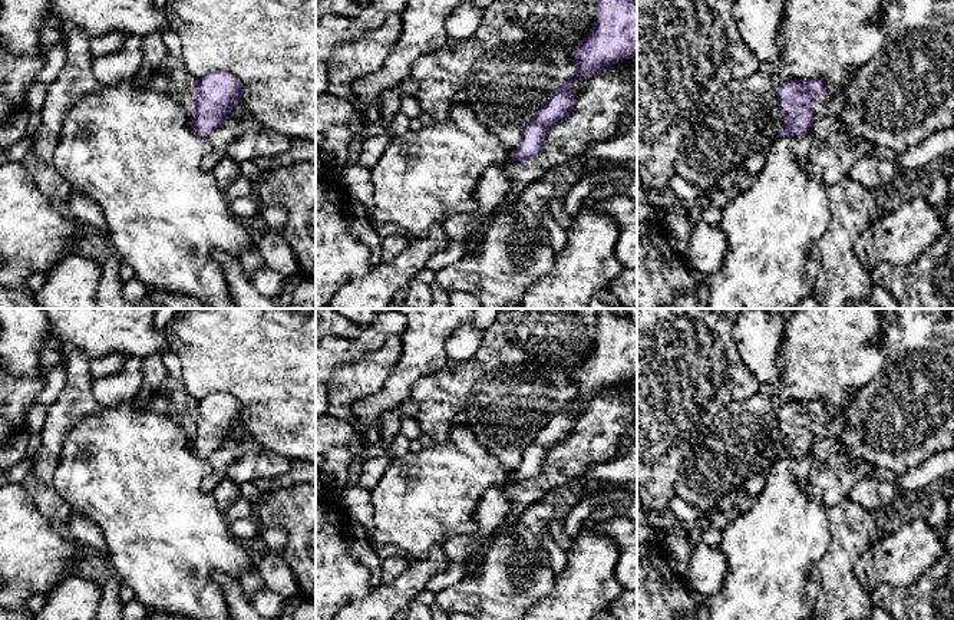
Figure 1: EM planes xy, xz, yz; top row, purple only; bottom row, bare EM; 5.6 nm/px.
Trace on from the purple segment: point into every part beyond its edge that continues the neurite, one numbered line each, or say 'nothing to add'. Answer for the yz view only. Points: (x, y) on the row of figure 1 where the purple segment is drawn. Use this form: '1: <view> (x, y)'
1: yz (827, 105)

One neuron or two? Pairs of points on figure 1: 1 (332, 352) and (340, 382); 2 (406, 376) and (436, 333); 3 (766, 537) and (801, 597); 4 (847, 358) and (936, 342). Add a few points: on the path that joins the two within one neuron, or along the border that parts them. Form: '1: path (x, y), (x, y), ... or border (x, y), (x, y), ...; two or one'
1: border (367, 353), (340, 366), (330, 376); two
2: path (412, 366), (423, 353), (426, 343); one
3: path (769, 551), (769, 566), (786, 583); one
4: border (882, 329), (885, 363), (871, 382); two

